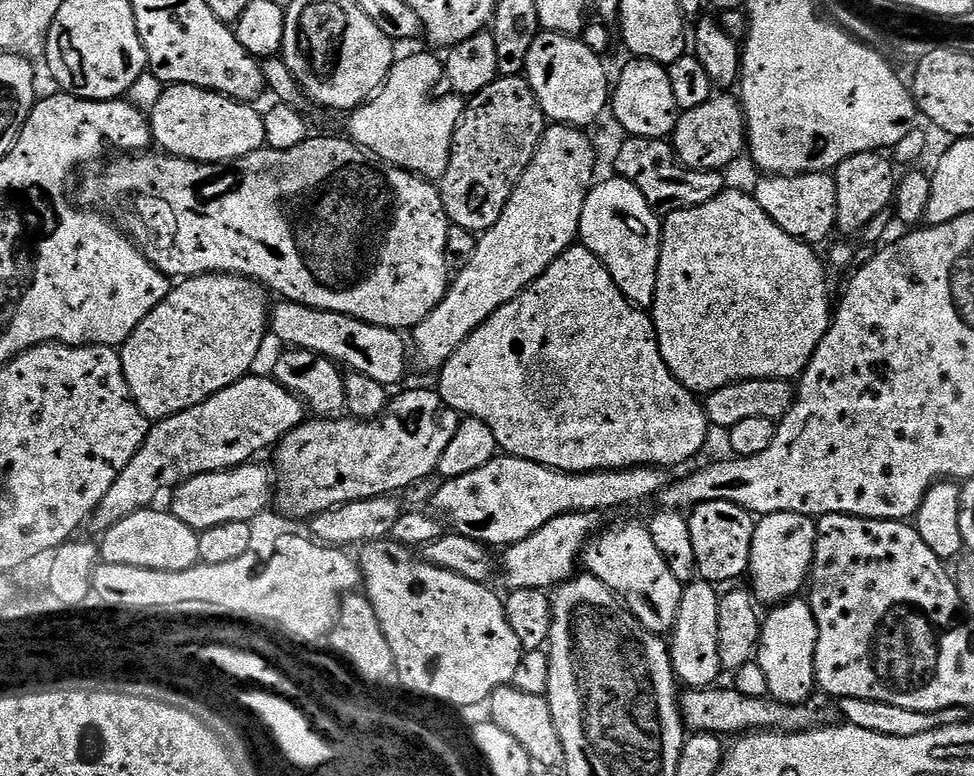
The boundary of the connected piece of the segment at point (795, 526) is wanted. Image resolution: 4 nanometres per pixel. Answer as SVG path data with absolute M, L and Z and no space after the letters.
M779 512L762 516L756 520L754 530L754 542L750 546L750 562L748 563L747 575L752 576L750 591L761 605L775 606L789 601L797 595L800 587L807 585L812 570L812 559L816 549L816 520L810 516L794 514L793 512Z

